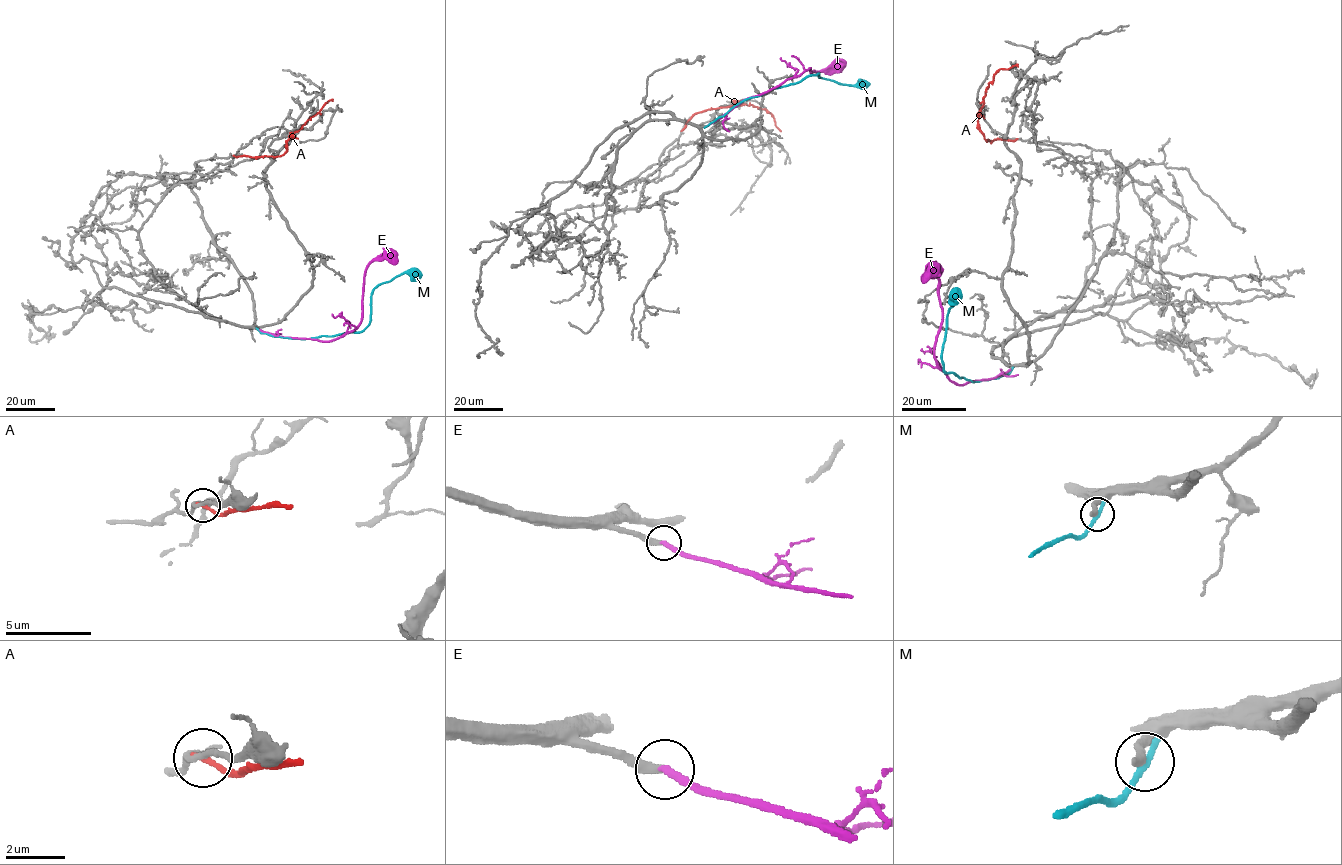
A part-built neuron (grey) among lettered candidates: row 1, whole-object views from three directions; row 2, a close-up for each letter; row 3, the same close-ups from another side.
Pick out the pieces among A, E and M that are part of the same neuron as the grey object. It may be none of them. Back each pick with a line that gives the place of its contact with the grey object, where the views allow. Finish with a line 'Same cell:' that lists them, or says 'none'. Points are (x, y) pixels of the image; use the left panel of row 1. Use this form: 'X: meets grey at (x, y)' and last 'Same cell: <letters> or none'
E: meets grey at (260, 330)
Same cell: E

